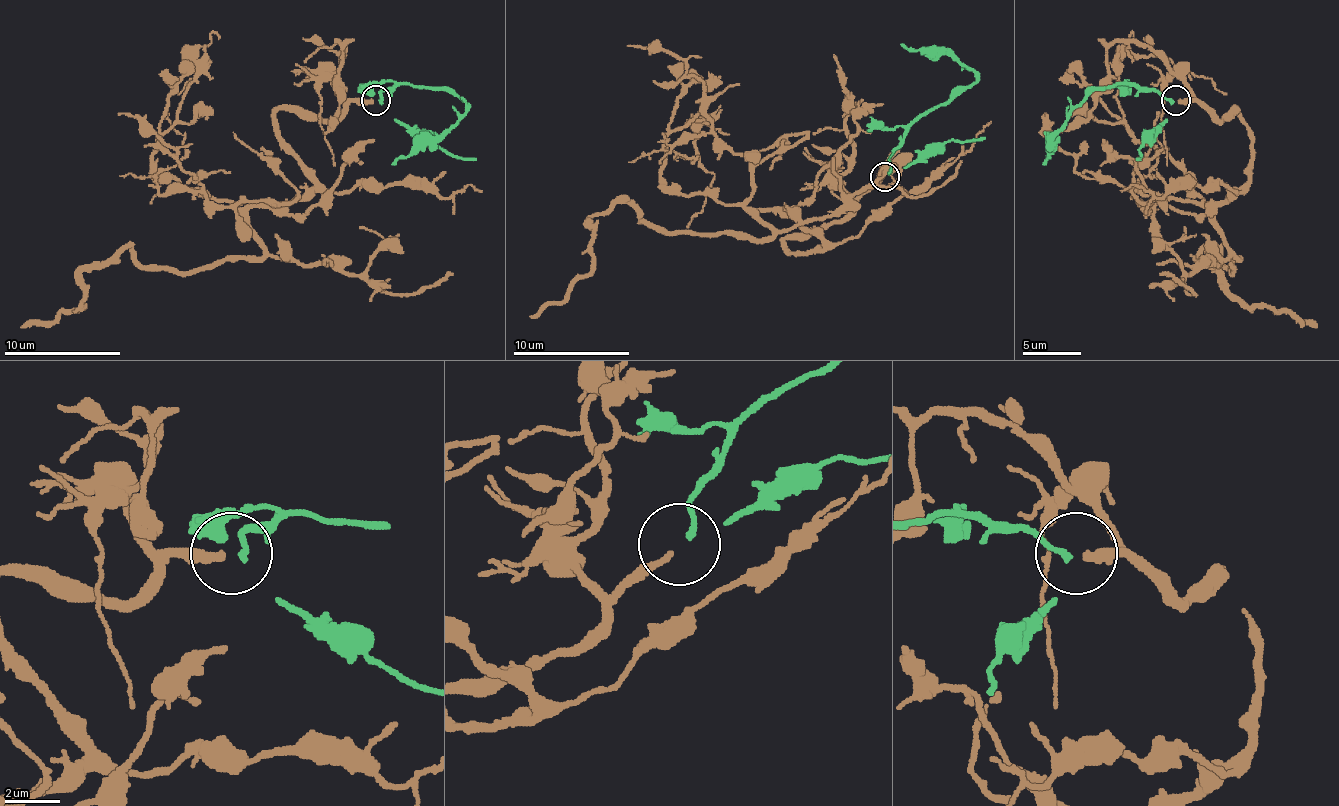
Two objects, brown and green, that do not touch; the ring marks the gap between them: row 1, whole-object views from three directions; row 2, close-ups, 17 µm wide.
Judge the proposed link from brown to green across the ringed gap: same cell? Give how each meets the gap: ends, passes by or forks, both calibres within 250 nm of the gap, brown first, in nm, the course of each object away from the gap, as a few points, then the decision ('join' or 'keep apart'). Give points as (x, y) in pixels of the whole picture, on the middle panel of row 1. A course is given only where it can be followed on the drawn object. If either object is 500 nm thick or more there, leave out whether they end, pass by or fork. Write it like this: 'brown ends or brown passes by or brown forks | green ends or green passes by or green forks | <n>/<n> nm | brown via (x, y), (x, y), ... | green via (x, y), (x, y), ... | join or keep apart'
brown ends | green ends | 280/200 nm | brown via (882, 180), (783, 241), (818, 253), (760, 212), (766, 238), (737, 238), (612, 203), (591, 270), (530, 317) | green via (888, 174), (891, 154), (908, 128), (975, 81), (969, 69), (949, 55), (908, 52), (900, 43) | join

